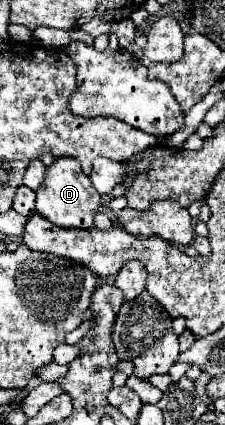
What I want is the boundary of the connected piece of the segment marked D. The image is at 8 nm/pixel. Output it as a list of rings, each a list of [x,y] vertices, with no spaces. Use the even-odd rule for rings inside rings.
[[[62,156],[46,168],[44,184],[36,190],[36,210],[50,222],[64,228],[94,228],[94,216],[100,208],[100,194],[90,184],[90,178],[82,172],[80,162]]]

